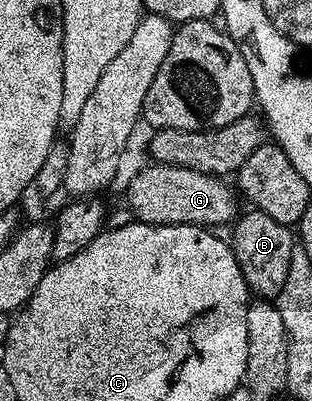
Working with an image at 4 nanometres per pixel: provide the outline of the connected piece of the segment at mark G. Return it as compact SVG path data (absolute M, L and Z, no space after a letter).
M150 164L139 170L127 186L127 202L136 219L154 226L202 226L219 228L234 223L240 213L236 191L226 186L222 177L193 172L180 166Z

